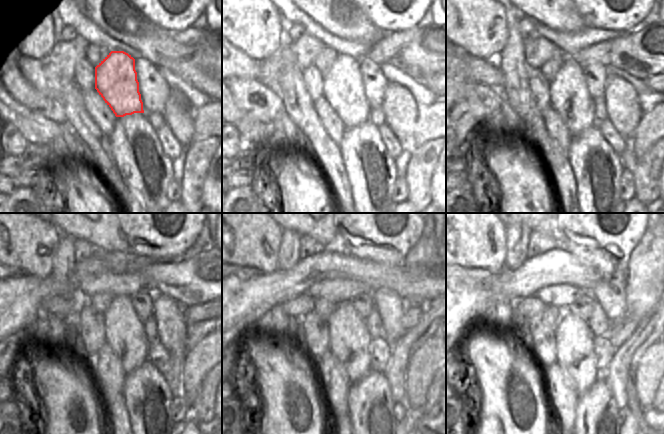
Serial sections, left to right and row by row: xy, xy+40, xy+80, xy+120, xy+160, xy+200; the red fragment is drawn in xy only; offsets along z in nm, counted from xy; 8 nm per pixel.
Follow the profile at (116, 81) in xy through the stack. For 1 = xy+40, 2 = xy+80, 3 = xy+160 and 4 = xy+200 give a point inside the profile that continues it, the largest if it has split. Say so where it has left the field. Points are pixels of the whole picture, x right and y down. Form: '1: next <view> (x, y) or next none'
1: next xy+40 (343, 88)
2: next xy+80 (570, 97)
3: next xy+160 (349, 340)
4: next xy+200 (573, 338)

